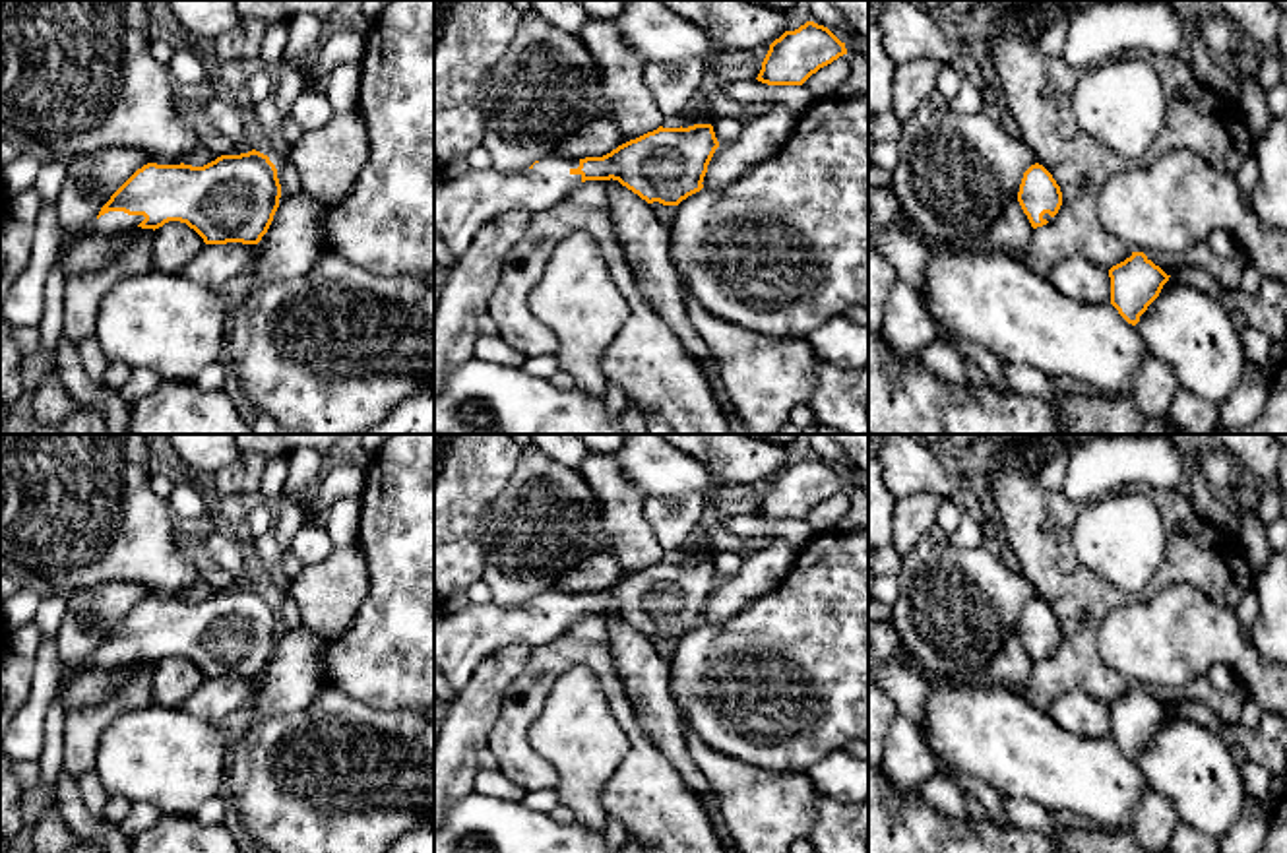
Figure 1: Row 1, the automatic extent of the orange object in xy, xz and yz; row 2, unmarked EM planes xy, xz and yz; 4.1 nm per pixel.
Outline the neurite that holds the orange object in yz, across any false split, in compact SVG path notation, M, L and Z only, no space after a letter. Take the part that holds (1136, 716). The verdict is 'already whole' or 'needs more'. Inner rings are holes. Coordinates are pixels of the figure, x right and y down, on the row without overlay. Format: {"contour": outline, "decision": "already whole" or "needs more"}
{"contour": "M1132 686L1130 692L1109 704L1109 711L1111 739L1128 758L1136 760L1171 710L1144 686Z", "decision": "already whole"}

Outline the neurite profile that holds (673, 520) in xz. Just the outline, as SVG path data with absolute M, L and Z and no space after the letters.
M688 492L684 496L657 496L644 500L644 516L665 551L675 551L702 525L706 498Z

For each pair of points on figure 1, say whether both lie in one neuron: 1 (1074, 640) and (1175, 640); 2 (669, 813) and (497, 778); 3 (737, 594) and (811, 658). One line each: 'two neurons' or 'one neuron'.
1: two neurons
2: two neurons
3: two neurons

